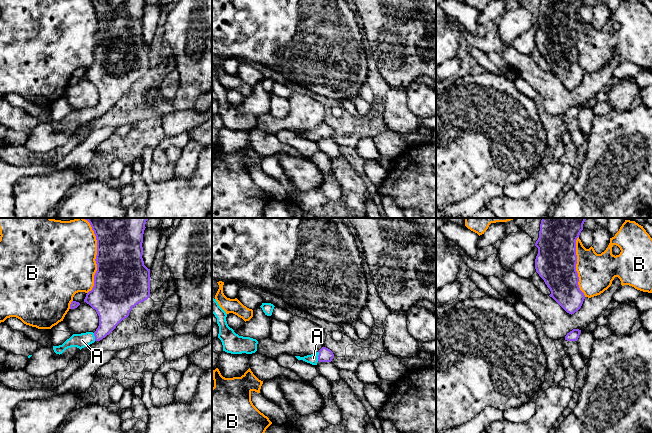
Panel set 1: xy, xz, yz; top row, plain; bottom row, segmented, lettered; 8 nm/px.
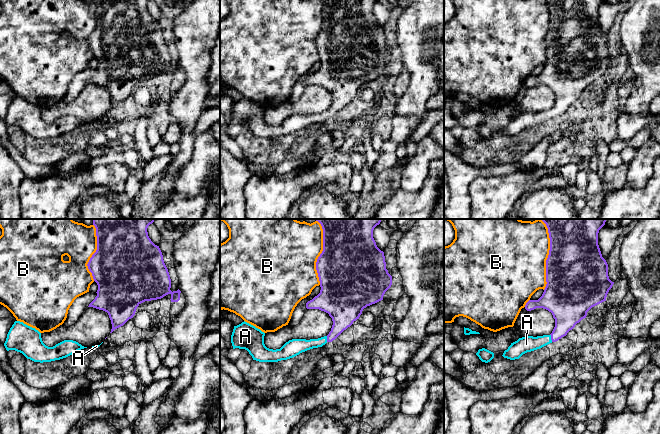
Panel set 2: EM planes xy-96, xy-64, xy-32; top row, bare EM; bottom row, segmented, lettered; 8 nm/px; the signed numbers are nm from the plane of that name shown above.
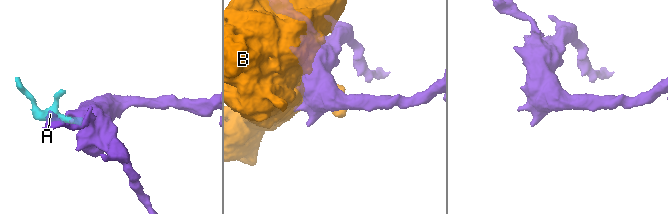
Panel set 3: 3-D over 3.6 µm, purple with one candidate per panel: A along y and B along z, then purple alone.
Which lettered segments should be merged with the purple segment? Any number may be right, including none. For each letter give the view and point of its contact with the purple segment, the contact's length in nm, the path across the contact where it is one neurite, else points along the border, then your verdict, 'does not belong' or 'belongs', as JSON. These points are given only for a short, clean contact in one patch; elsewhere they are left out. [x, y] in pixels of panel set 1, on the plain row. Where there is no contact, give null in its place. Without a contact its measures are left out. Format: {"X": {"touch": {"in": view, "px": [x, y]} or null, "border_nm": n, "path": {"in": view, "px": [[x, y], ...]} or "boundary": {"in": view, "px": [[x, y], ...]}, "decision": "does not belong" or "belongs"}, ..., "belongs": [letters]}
{"A": {"touch": {"in": "xz", "px": [318, 132]}, "border_nm": 70, "path": {"in": "xz", "px": [[325, 131], [318, 132], [313, 134]]}, "decision": "belongs"}, "B": {"touch": {"in": "xy", "px": [95, 35]}, "border_nm": 550, "decision": "does not belong"}, "belongs": ["A"]}

